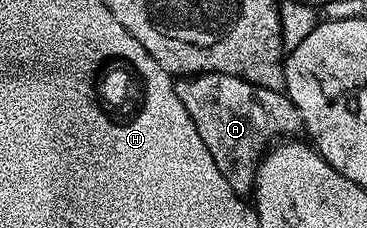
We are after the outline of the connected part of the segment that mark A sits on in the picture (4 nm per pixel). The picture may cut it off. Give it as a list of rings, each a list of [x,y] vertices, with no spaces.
[[[195,73],[183,81],[186,82],[175,84],[174,93],[180,99],[182,109],[188,111],[192,123],[196,123],[196,131],[200,131],[200,139],[204,139],[204,147],[210,152],[212,159],[216,159],[216,167],[220,167],[220,171],[228,179],[232,191],[246,195],[253,190],[254,176],[258,173],[260,158],[267,146],[271,144],[269,141],[277,133],[282,133],[282,141],[274,141],[272,148],[283,155],[289,154],[289,149],[290,152],[297,154],[308,144],[304,119],[300,119],[300,111],[296,111],[296,107],[285,92],[244,83],[240,79],[227,75],[215,77],[211,73]]]

